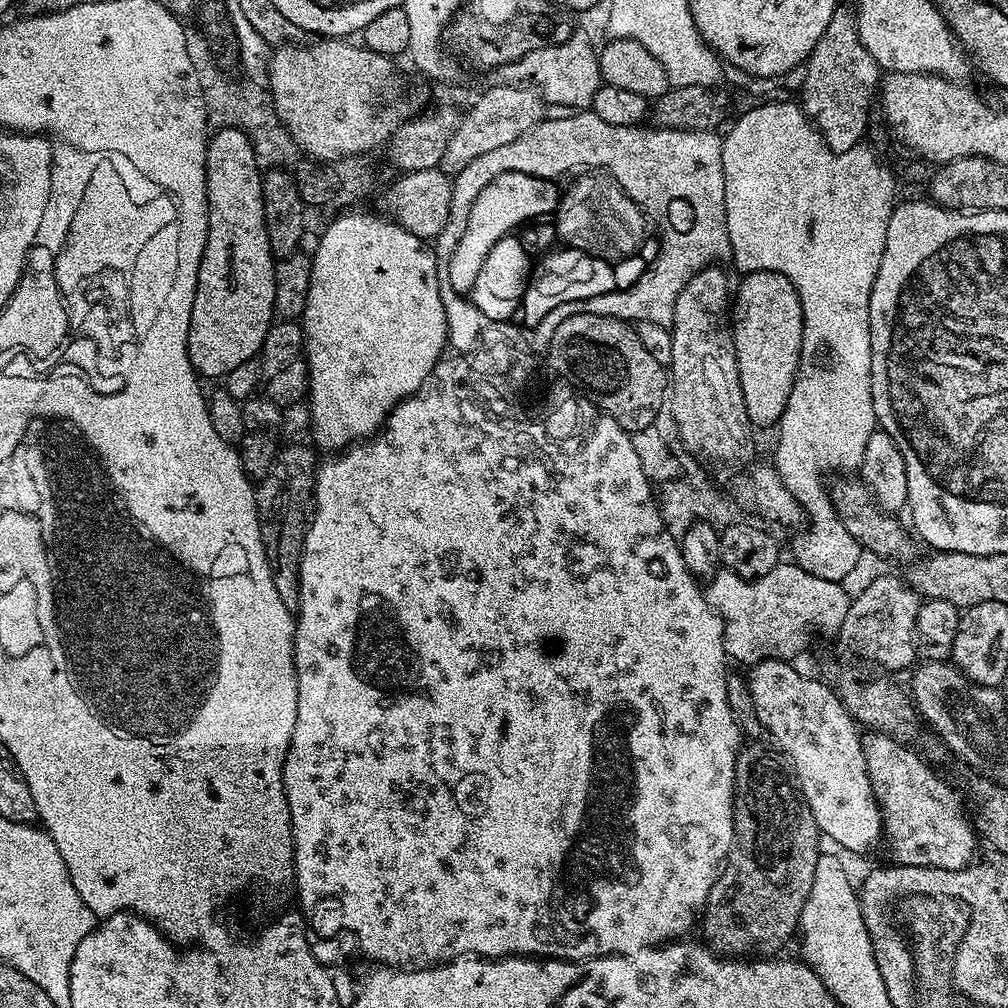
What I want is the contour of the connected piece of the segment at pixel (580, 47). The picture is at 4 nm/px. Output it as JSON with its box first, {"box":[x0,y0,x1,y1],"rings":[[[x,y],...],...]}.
{"box":[506,32,602,110],"rings":[[[576,32],[570,36],[563,42],[545,43],[544,47],[536,48],[529,56],[507,65],[506,71],[512,75],[509,77],[513,81],[530,82],[533,89],[539,90],[541,100],[549,105],[561,104],[564,107],[561,109],[564,110],[584,110],[591,105],[594,94],[602,83],[600,58],[597,45],[592,45],[592,40],[586,33]]]}

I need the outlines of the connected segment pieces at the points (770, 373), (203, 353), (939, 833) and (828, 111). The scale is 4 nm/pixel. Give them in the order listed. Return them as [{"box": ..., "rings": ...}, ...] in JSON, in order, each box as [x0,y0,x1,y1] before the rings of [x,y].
[{"box":[731,272,802,429],"rings":[[[749,272],[743,279],[740,289],[734,292],[734,319],[731,321],[738,378],[742,386],[742,398],[746,402],[748,423],[757,429],[768,428],[771,424],[772,427],[779,425],[790,398],[790,390],[796,381],[802,350],[802,302],[794,286],[777,272]]]},{"box":[188,127,276,378],"rings":[[[221,127],[211,133],[206,150],[206,194],[208,195],[208,237],[198,270],[194,294],[194,310],[190,314],[188,357],[192,368],[201,377],[223,378],[242,366],[242,362],[257,359],[264,339],[274,323],[274,270],[276,265],[266,238],[266,222],[262,210],[262,168],[257,164],[251,141],[238,128]]]},{"box":[862,731,978,870],"rings":[[[865,731],[862,736],[864,753],[866,754],[866,770],[870,774],[872,789],[876,802],[880,805],[882,821],[882,836],[888,840],[888,848],[892,851],[893,861],[906,866],[926,866],[927,868],[942,868],[958,870],[973,863],[976,852],[978,832],[973,821],[964,817],[965,806],[959,805],[948,788],[941,784],[941,775],[932,773],[932,768],[924,764],[924,760],[912,748],[899,744],[899,739],[887,732]]]},{"box":[804,6,882,153],"rings":[[[837,6],[826,25],[826,34],[809,54],[804,72],[805,116],[816,125],[817,132],[832,152],[843,153],[865,139],[874,97],[882,84],[882,69],[862,46],[856,29],[856,13],[851,7]]]}]

